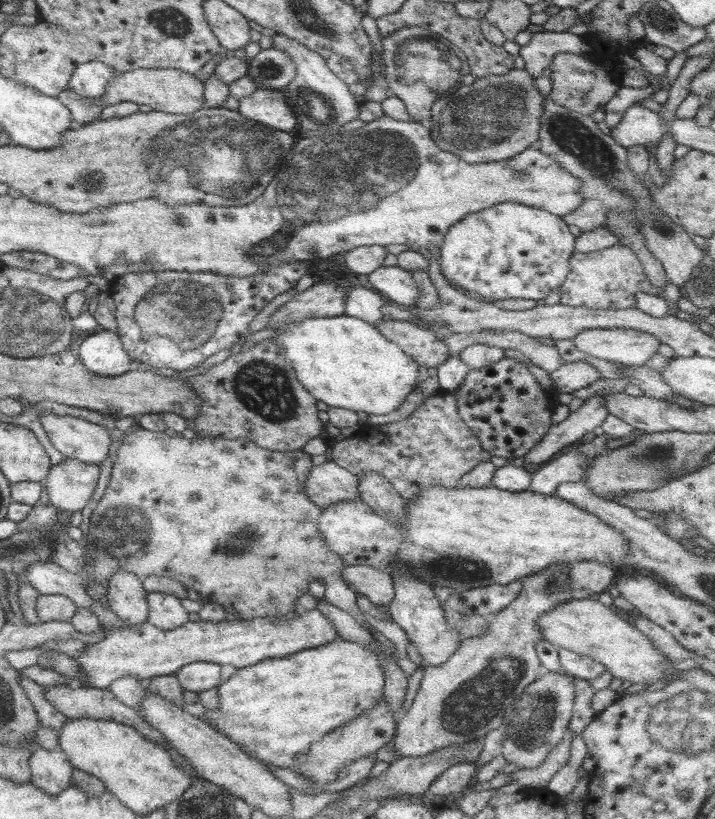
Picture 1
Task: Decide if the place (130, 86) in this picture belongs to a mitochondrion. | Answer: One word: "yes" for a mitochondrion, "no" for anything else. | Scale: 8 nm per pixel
no

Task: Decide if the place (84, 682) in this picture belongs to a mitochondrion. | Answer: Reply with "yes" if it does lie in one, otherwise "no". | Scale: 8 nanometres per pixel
no

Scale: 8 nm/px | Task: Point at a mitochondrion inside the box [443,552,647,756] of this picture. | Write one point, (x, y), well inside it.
(552, 584)

